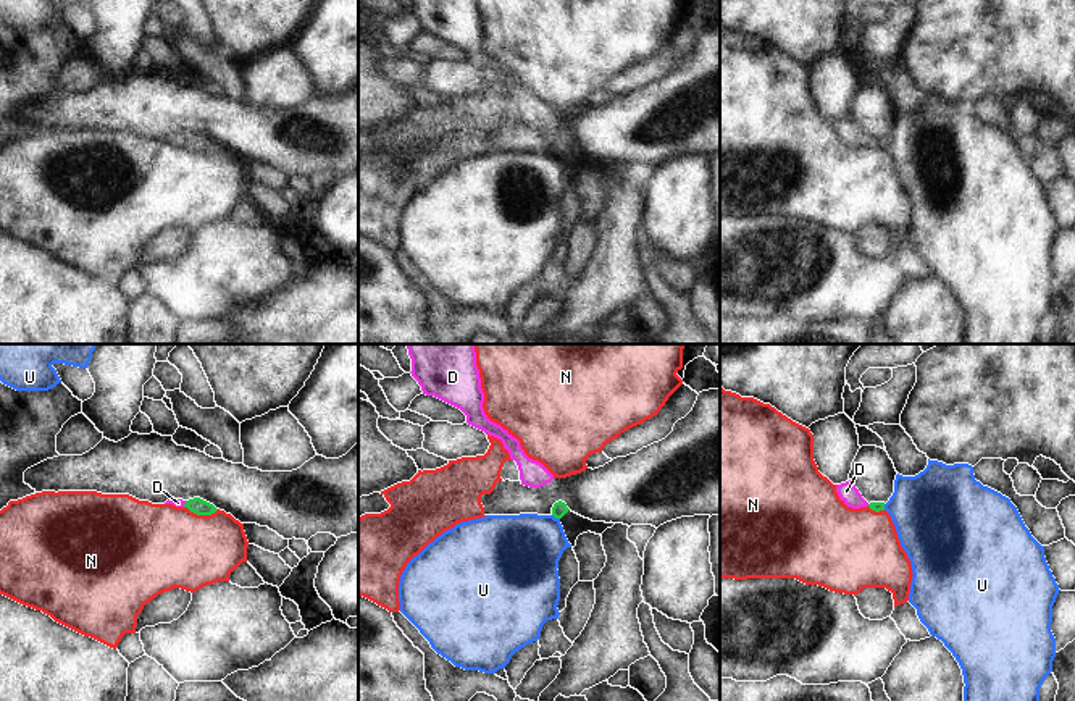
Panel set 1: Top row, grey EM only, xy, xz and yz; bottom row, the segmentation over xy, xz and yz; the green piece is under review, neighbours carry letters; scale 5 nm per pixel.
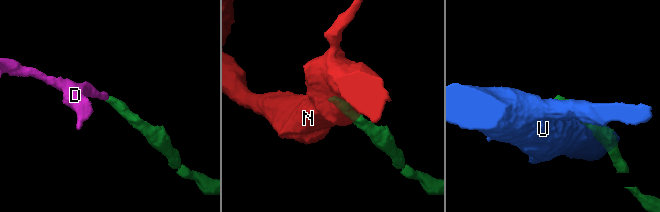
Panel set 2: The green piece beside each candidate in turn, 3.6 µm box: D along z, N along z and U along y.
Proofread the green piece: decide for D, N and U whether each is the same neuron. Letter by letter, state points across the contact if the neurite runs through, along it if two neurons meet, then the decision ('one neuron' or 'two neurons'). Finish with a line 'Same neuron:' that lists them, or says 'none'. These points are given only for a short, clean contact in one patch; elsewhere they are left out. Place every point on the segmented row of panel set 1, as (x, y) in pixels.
D: runs through xy (197, 506), (184, 504), (178, 503); one neuron
N: border along xy (184, 506), (197, 514), (213, 514), (218, 509); two neurons
U: border along xz (552, 514), (559, 519); two neurons
Same neuron: D

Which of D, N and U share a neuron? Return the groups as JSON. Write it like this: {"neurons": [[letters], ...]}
{"neurons": [["D"], ["N"], ["U"]]}

